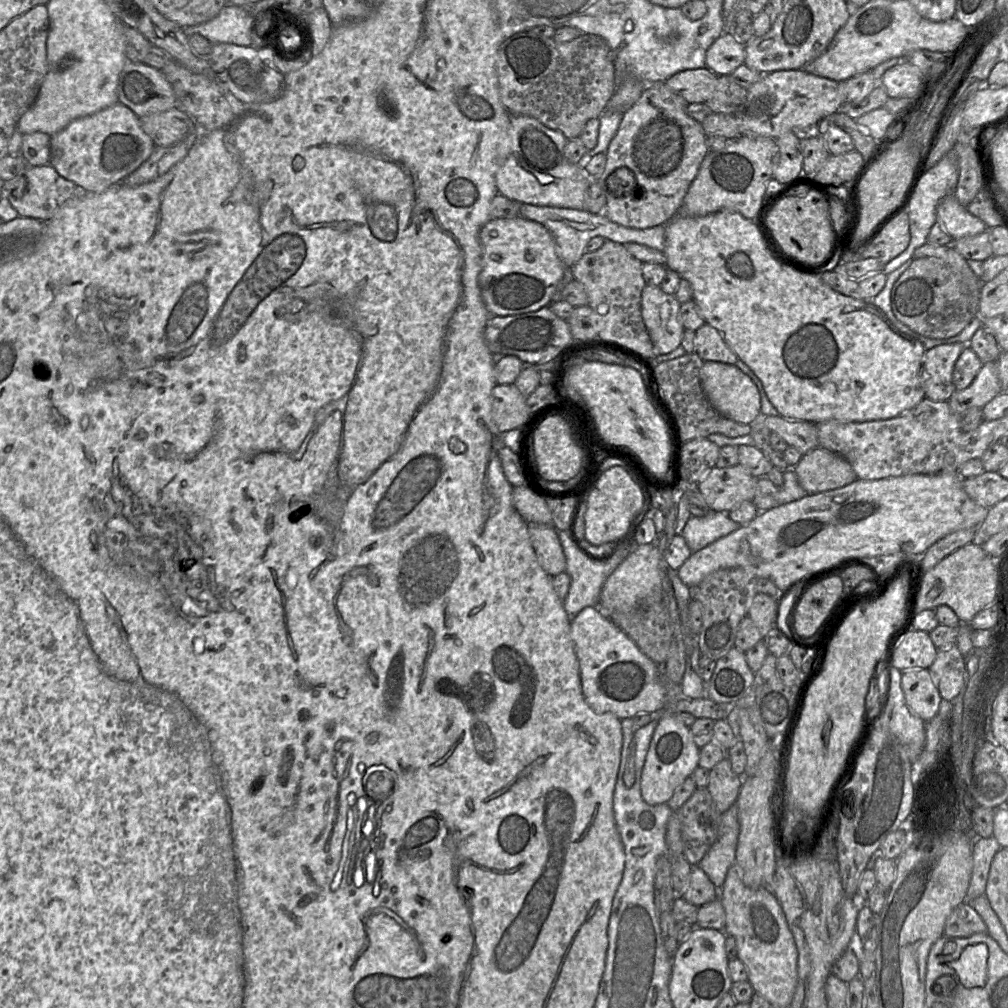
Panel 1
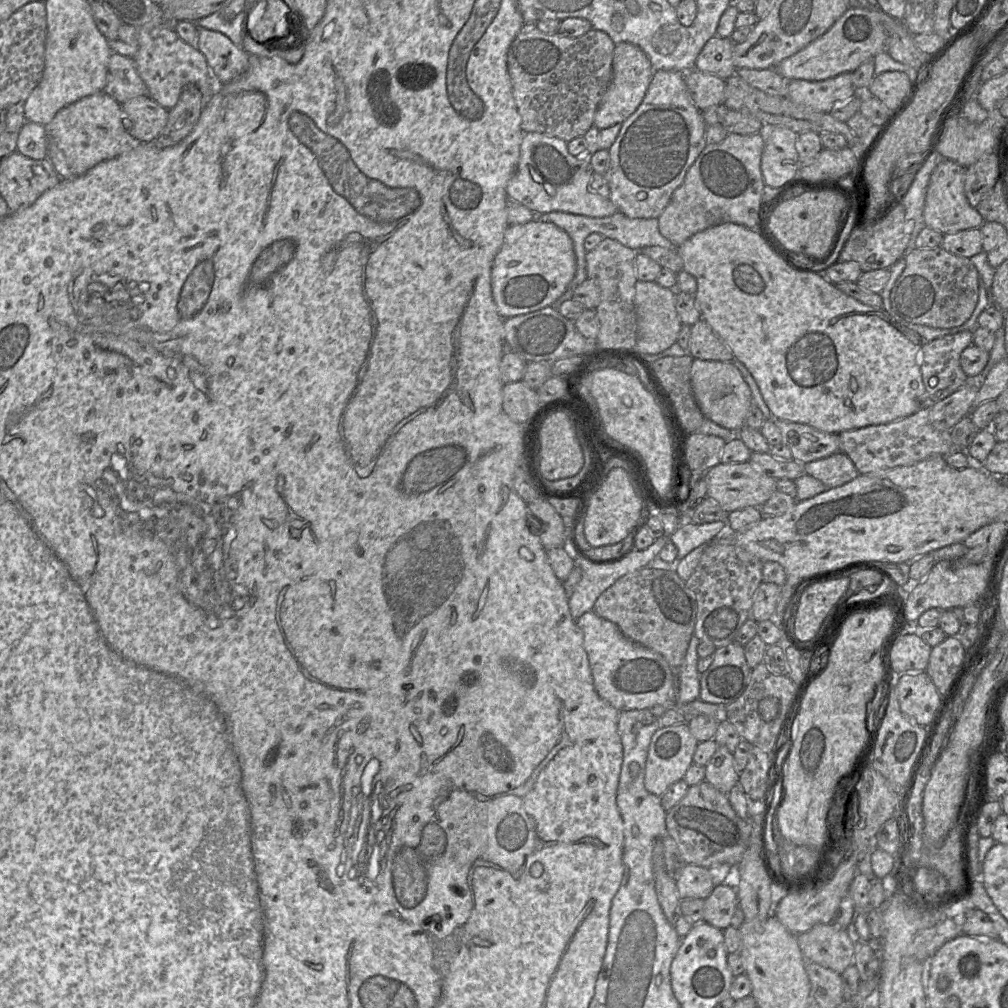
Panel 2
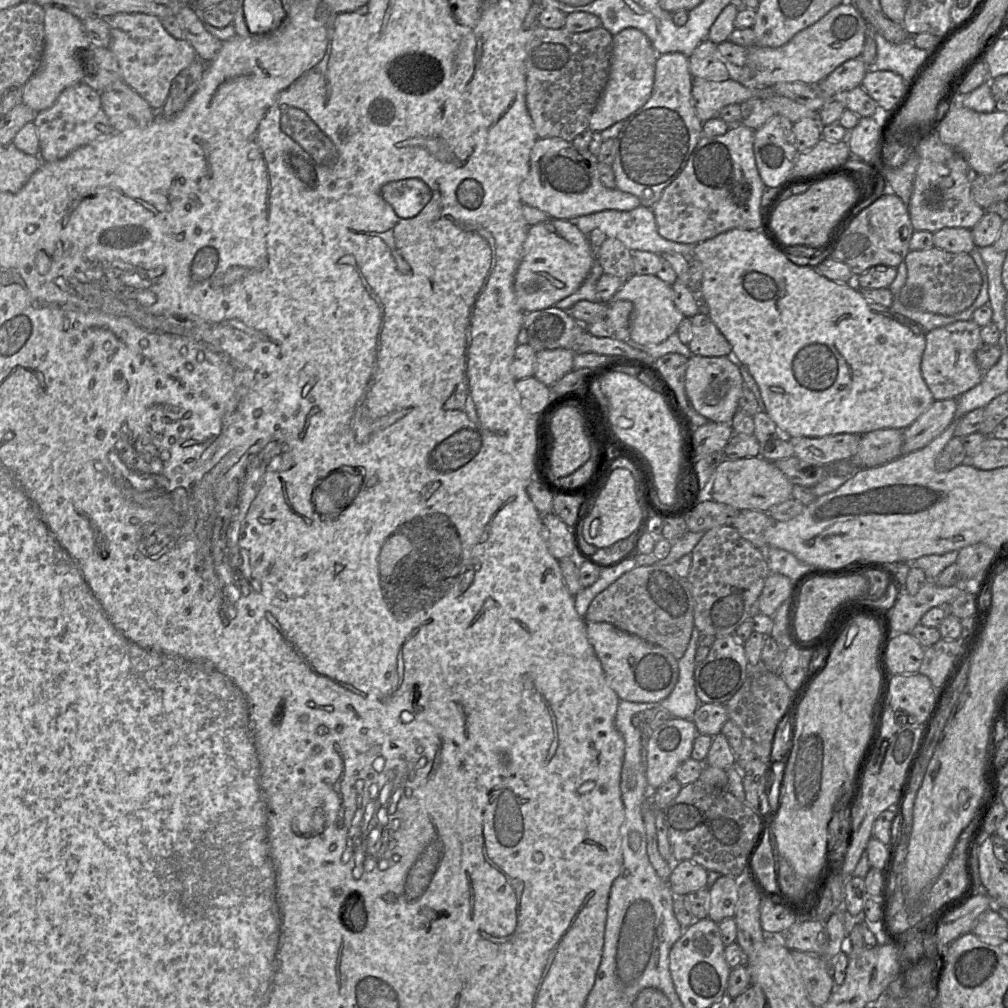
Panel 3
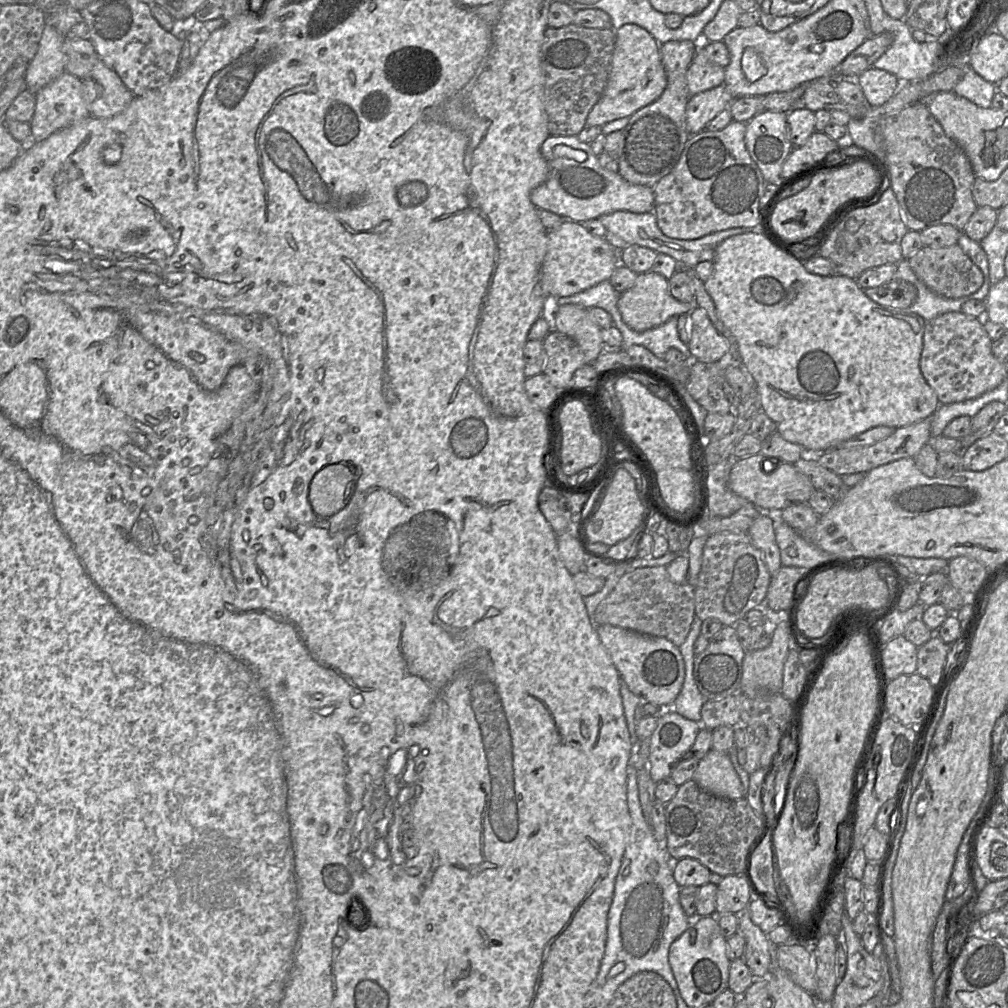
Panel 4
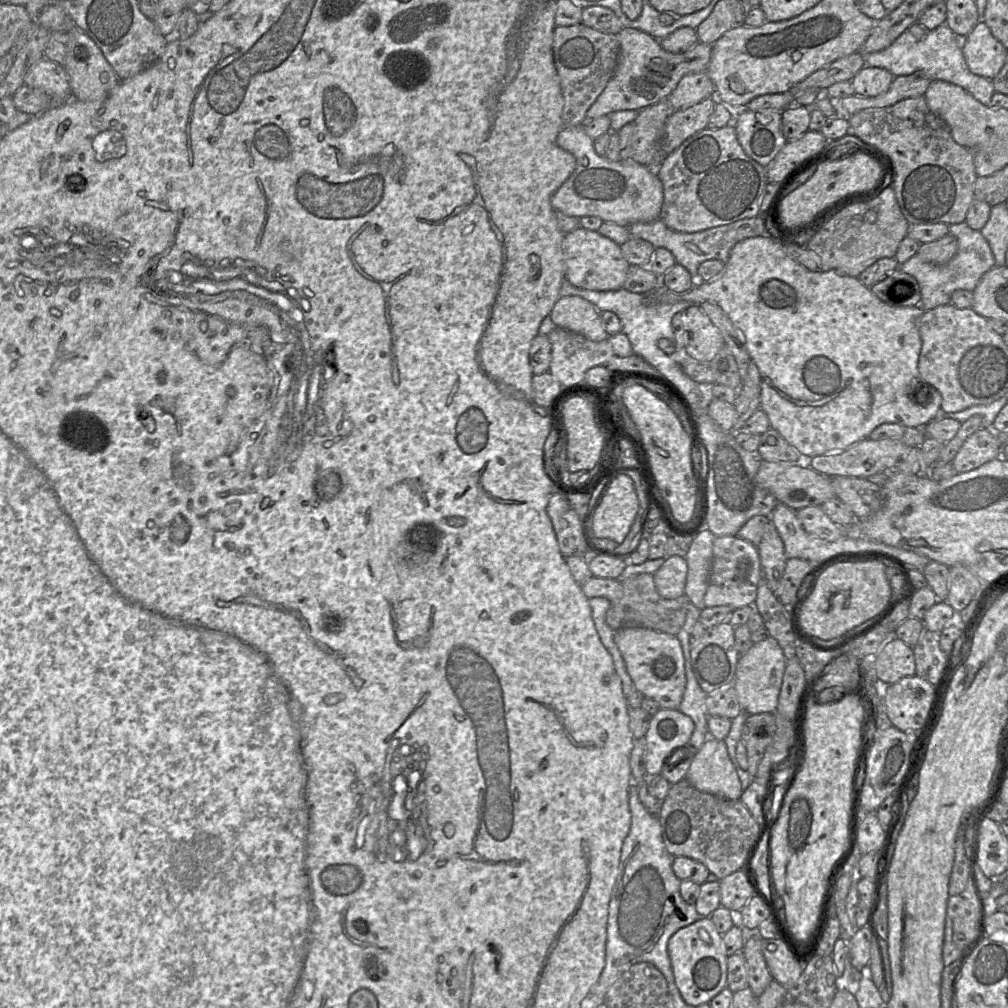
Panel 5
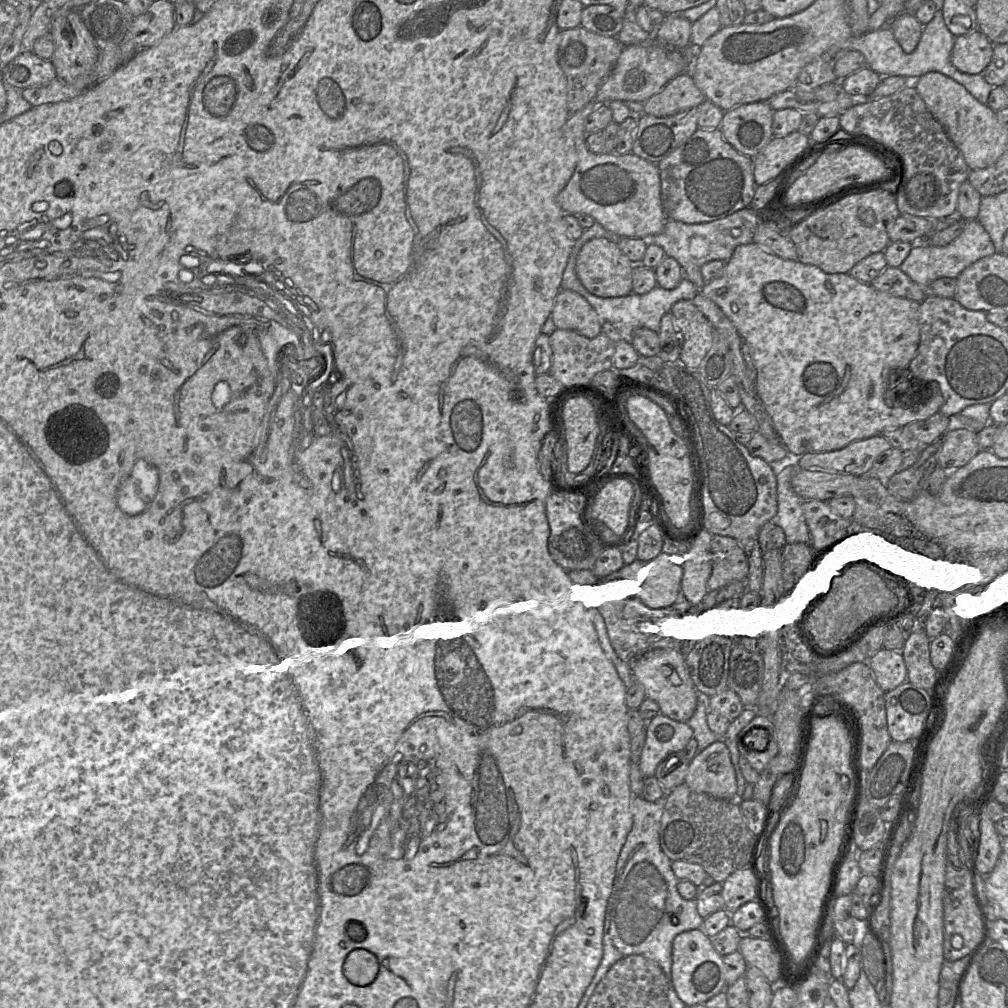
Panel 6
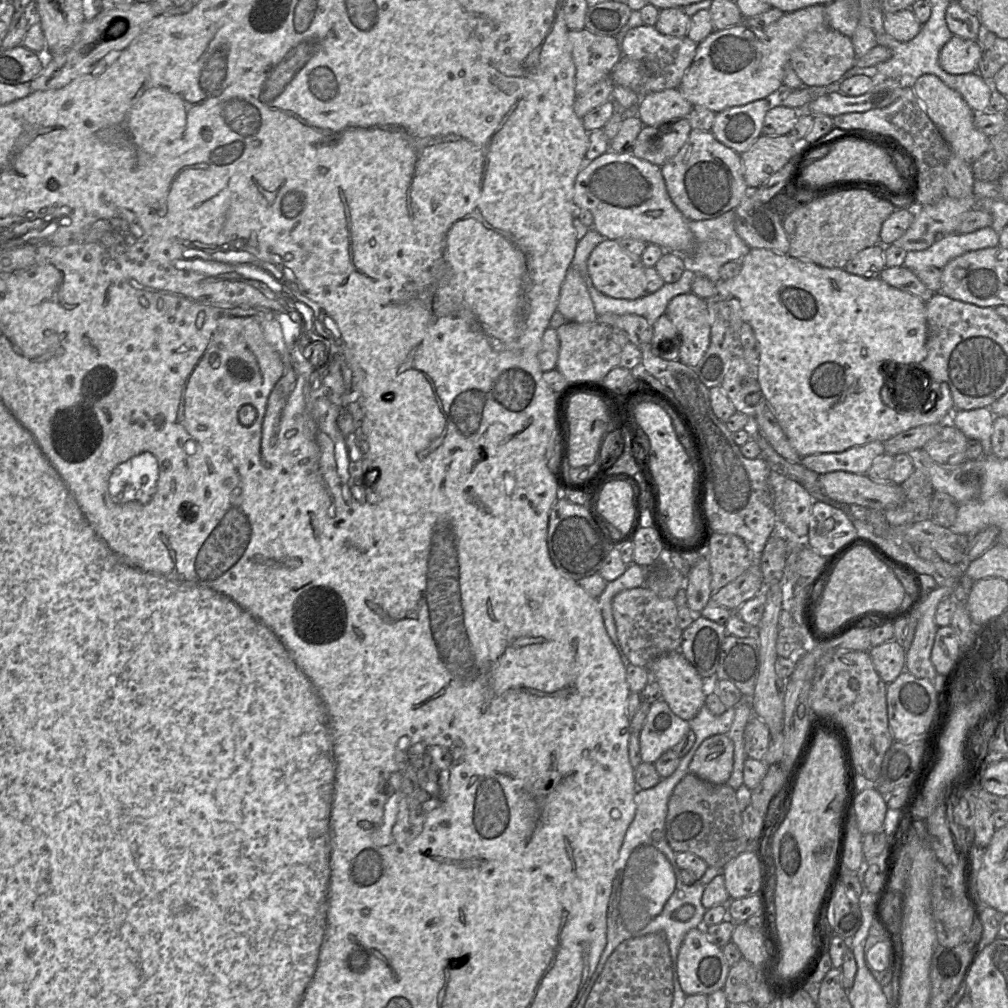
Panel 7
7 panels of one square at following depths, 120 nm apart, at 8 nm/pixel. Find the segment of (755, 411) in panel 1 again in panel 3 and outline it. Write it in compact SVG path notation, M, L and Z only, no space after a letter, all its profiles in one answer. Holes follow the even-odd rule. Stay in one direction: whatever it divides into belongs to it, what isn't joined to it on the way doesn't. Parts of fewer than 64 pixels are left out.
M692 355L688 359L685 375L685 390L690 405L709 421L728 423L739 408L744 381L739 368L727 356L704 357Z

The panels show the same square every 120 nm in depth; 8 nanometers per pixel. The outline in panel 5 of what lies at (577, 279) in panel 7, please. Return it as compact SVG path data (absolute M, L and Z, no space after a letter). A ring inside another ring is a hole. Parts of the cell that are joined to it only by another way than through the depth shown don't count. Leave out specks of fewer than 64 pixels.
M565 296L558 298L549 316L556 327L600 342L609 337L600 315L601 312L589 301L579 296Z

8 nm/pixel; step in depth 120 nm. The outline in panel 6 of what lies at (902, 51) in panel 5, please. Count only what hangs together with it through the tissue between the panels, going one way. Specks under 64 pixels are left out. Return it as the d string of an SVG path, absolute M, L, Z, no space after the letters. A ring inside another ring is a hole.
M939 8L934 18L923 27L920 41L912 53L903 51L889 26L852 37L849 41L849 49L863 54L866 67L869 67L881 77L901 76L908 78L910 81L915 81L926 73L939 72L962 85L978 102L987 105L993 87L986 82L982 74L962 73L953 66L951 52L955 40L956 37L948 30L942 10Z

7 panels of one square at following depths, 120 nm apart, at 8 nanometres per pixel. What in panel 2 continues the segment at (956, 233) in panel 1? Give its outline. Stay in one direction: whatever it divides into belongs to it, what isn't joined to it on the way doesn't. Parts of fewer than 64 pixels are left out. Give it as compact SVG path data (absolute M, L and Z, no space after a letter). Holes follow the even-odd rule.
M953 161L940 162L936 165L930 177L925 198L923 215L926 227L946 235L979 228L985 222L980 213L969 204L965 196L966 168Z

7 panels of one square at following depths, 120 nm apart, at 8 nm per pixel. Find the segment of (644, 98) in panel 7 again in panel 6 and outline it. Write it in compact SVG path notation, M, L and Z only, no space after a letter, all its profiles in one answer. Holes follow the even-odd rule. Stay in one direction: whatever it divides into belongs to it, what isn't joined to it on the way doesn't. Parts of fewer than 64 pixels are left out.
M689 72L673 78L657 94L643 103L643 112L655 117L665 117L697 107L705 100Z

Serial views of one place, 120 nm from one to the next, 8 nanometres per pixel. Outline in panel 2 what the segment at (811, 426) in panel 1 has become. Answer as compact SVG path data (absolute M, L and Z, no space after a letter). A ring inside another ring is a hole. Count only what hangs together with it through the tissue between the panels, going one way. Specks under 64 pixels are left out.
M773 417L782 444L787 446L793 459L800 463L826 458L839 451L839 438L836 433L826 433L811 426L787 422Z

